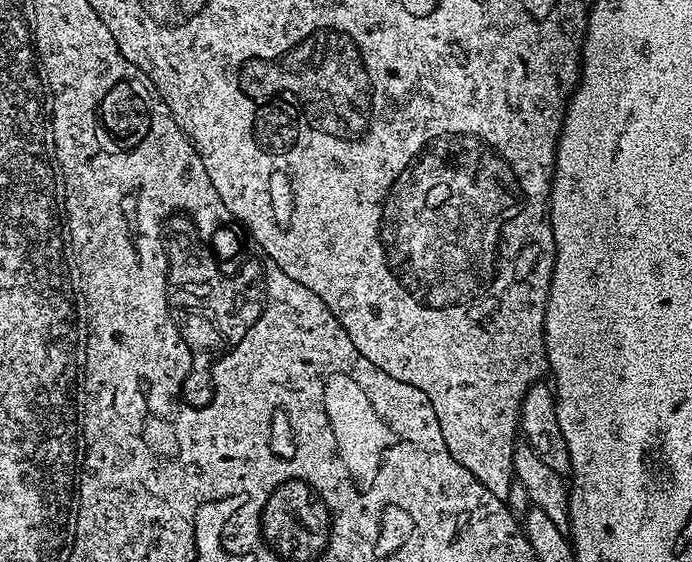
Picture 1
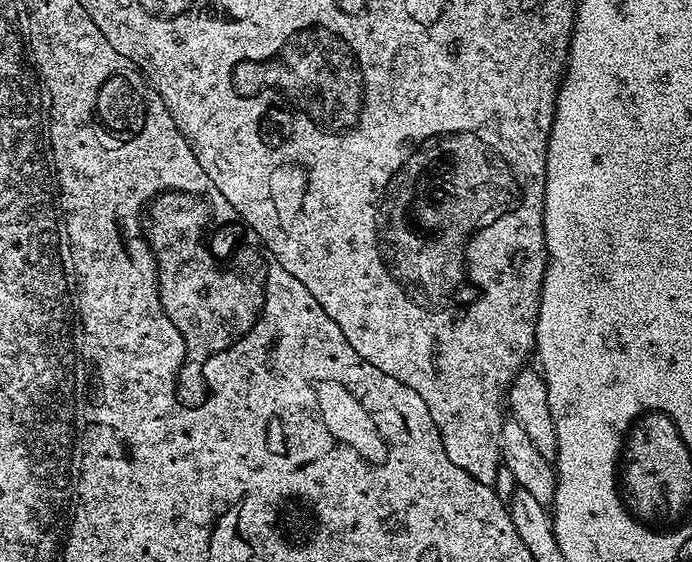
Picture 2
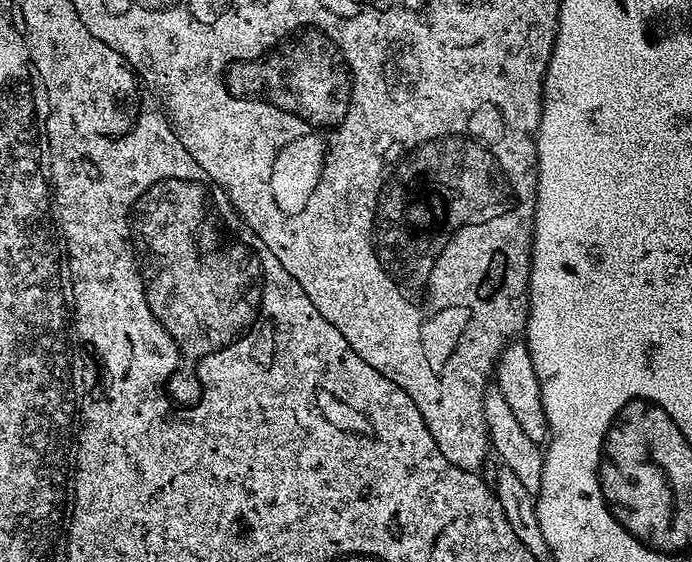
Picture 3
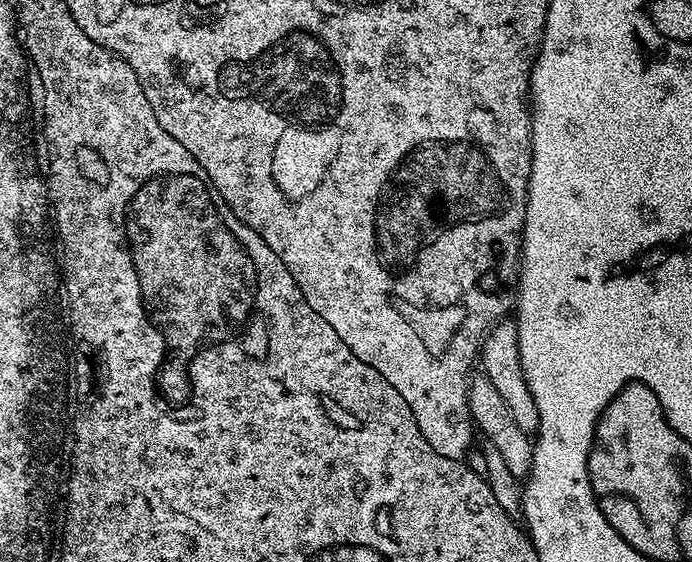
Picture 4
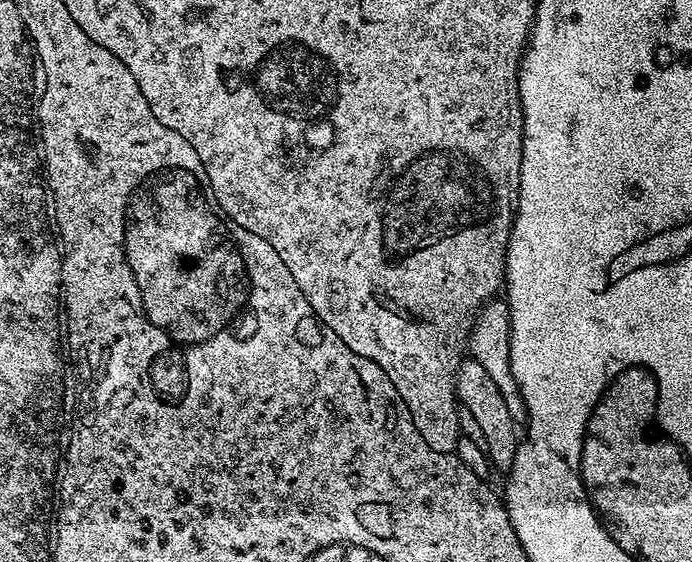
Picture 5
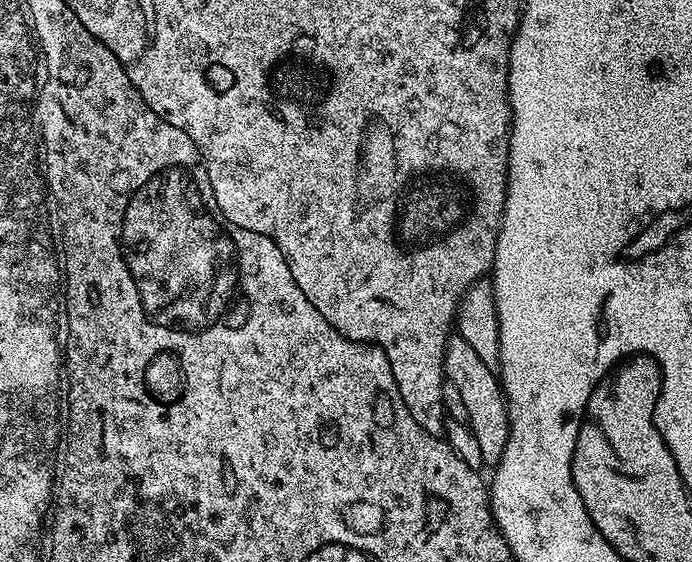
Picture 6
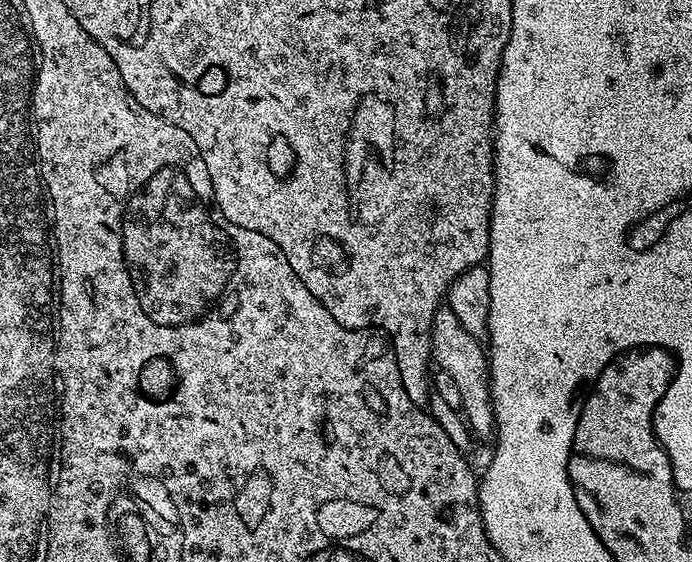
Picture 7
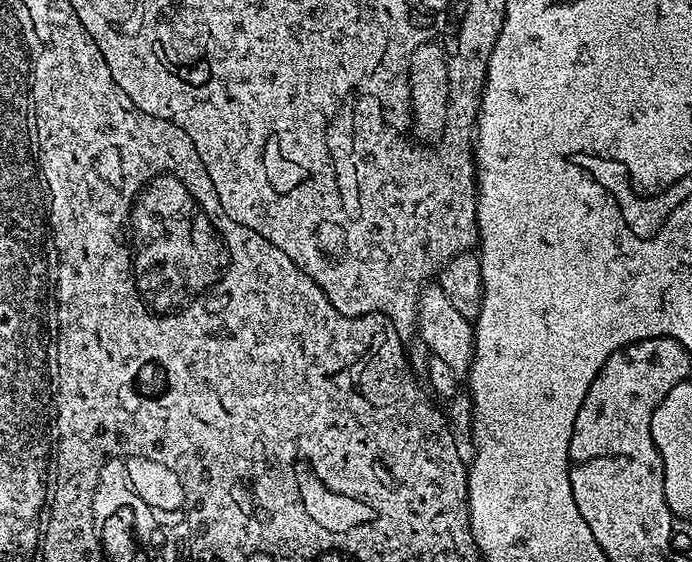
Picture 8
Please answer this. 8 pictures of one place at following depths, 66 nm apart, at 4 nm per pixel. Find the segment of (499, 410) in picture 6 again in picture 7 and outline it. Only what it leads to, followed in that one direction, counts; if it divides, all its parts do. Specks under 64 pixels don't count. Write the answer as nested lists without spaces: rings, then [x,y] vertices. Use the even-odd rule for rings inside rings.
[[[441,306],[432,319],[432,359],[441,372],[450,374],[462,397],[459,411],[468,419],[472,432],[480,440],[491,441],[496,435],[496,415],[492,405],[490,356],[485,345],[462,327],[462,322],[447,306]]]

